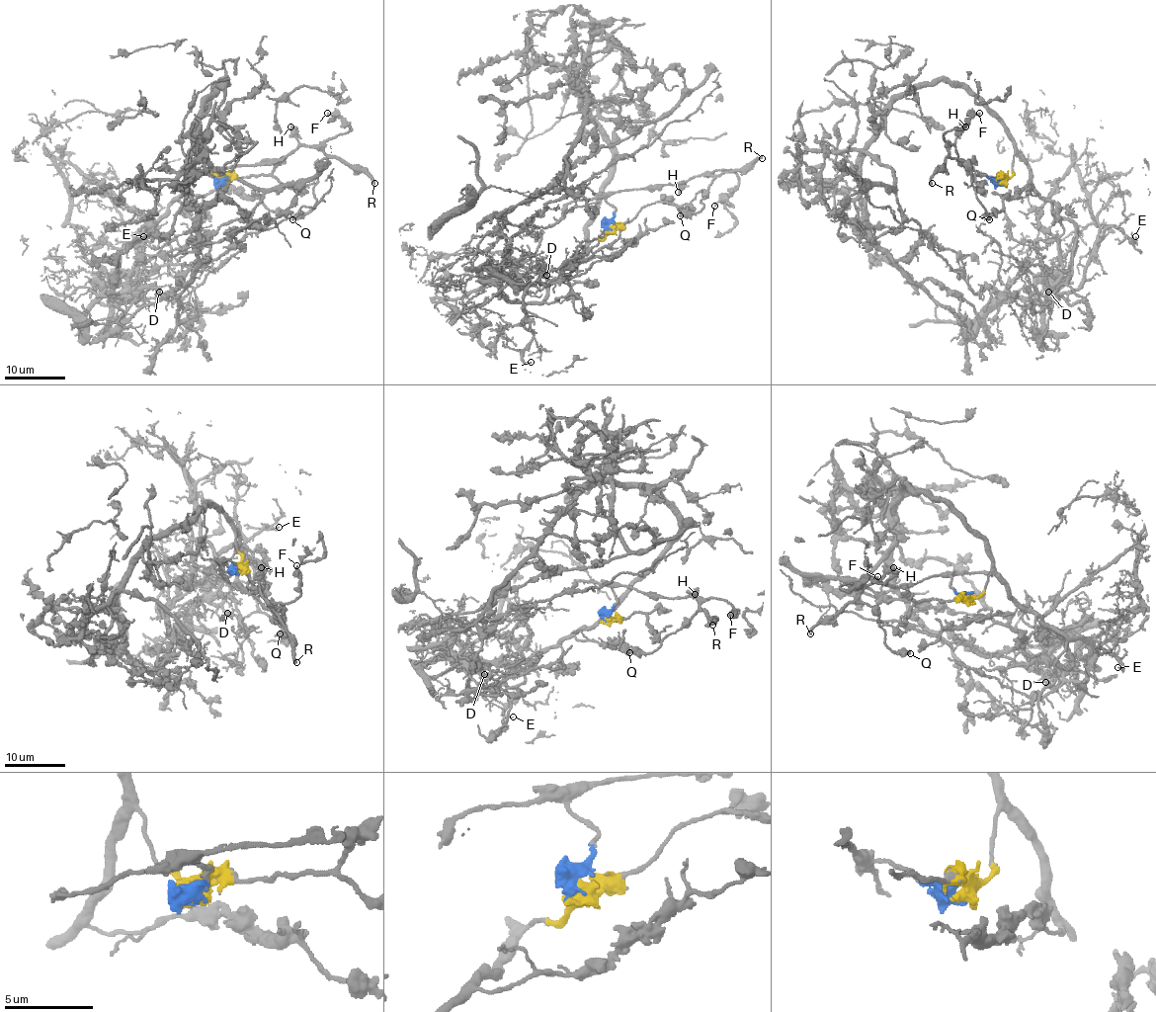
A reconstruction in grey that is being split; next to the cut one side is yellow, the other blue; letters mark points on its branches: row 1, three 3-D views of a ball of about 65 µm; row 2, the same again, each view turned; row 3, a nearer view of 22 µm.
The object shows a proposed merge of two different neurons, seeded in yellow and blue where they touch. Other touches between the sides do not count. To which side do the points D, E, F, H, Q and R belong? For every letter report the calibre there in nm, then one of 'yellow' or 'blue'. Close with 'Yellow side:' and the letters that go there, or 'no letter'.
D: 380 nm thick; yellow
E: 130 nm thick; yellow
F: 220 nm thick; blue
H: 360 nm thick; blue
Q: 440 nm thick; blue
R: 320 nm thick; blue
Yellow side: D, E

